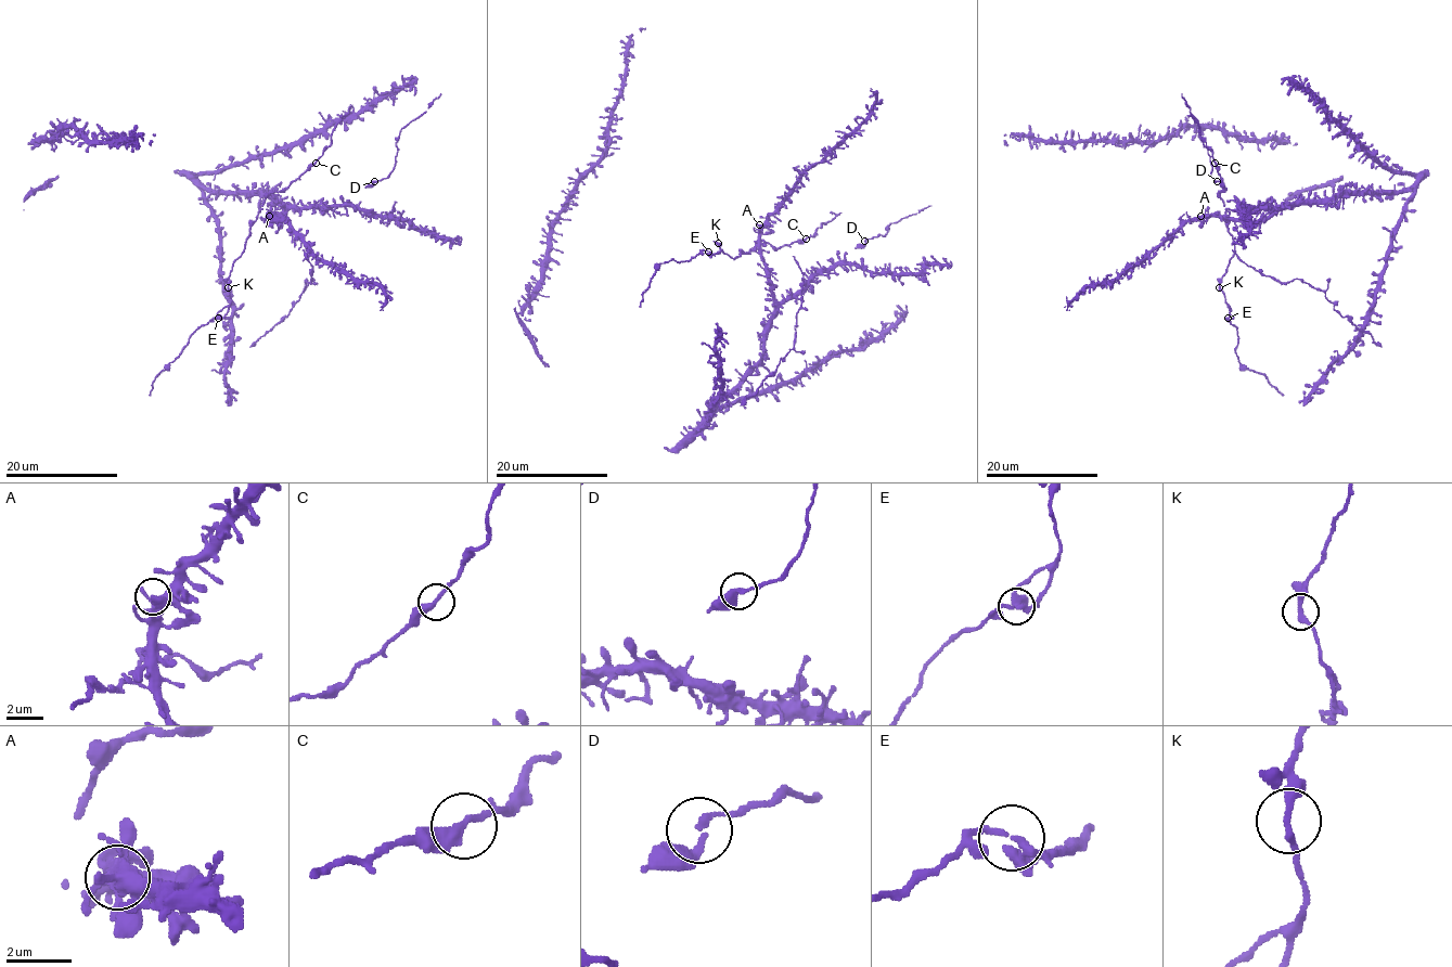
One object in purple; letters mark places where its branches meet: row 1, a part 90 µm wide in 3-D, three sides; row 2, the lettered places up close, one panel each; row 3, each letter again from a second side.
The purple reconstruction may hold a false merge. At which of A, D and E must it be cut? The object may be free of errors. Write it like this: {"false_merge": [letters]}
{"false_merge": []}

